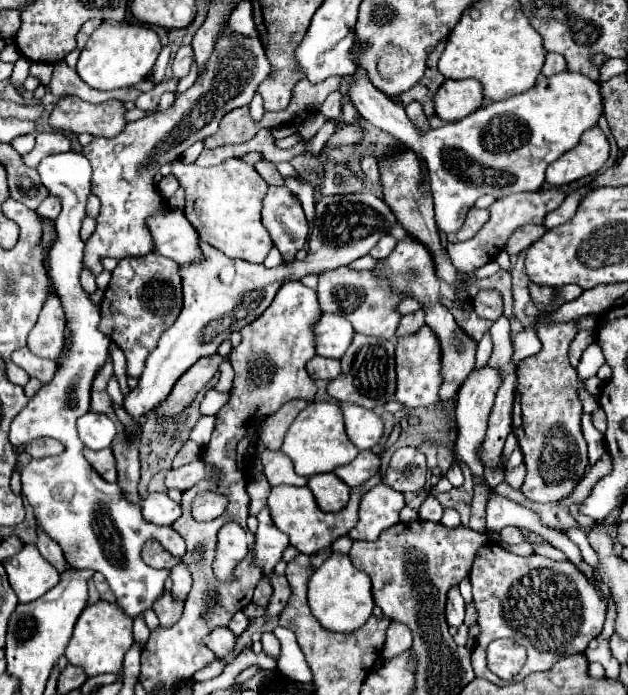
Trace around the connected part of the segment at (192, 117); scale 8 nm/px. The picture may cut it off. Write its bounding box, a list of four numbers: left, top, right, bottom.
[81,30,269,276]

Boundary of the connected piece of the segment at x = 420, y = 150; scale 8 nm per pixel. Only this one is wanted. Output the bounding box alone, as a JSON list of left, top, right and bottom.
[351,70,603,236]

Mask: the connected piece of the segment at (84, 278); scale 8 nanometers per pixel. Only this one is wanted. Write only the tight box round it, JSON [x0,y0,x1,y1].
[80,266,97,294]

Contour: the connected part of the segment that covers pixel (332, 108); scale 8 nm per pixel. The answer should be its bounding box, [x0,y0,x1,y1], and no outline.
[321,90,343,118]

